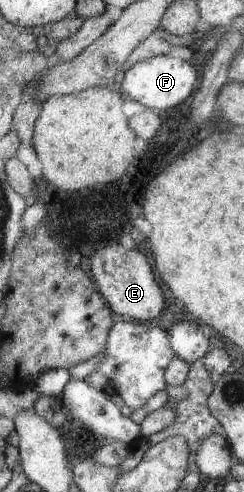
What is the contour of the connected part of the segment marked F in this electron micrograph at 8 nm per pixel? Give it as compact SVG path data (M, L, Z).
M159 55L127 70L120 86L120 90L140 107L165 111L182 104L186 98L190 98L200 88L200 78L198 78L196 68L188 60Z

